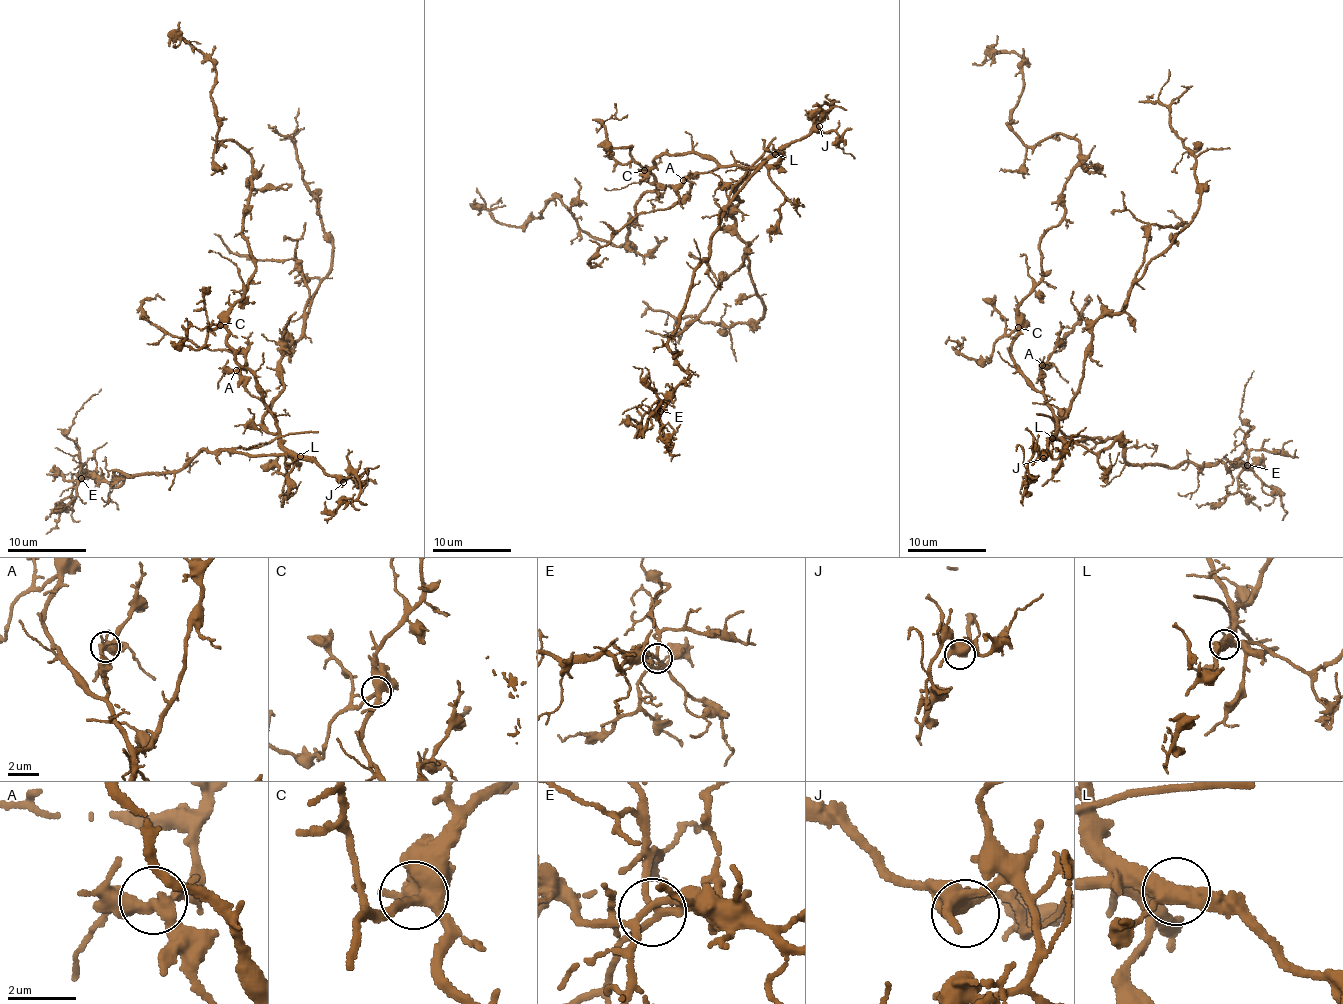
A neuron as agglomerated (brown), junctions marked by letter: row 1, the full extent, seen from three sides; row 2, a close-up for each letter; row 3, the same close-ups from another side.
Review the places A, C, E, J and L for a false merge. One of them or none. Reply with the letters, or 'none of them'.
L

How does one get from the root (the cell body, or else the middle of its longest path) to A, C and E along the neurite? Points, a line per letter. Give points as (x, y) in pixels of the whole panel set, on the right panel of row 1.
A: (1020, 373), (1026, 382), (1041, 391), (1044, 387), (1040, 381), (1042, 365)
C: (1020, 373), (1010, 350), (1018, 327)
E: (1020, 373), (1042, 395), (1065, 436), (1120, 440), (1131, 463), (1178, 468), (1222, 461), (1229, 470), (1247, 465)

